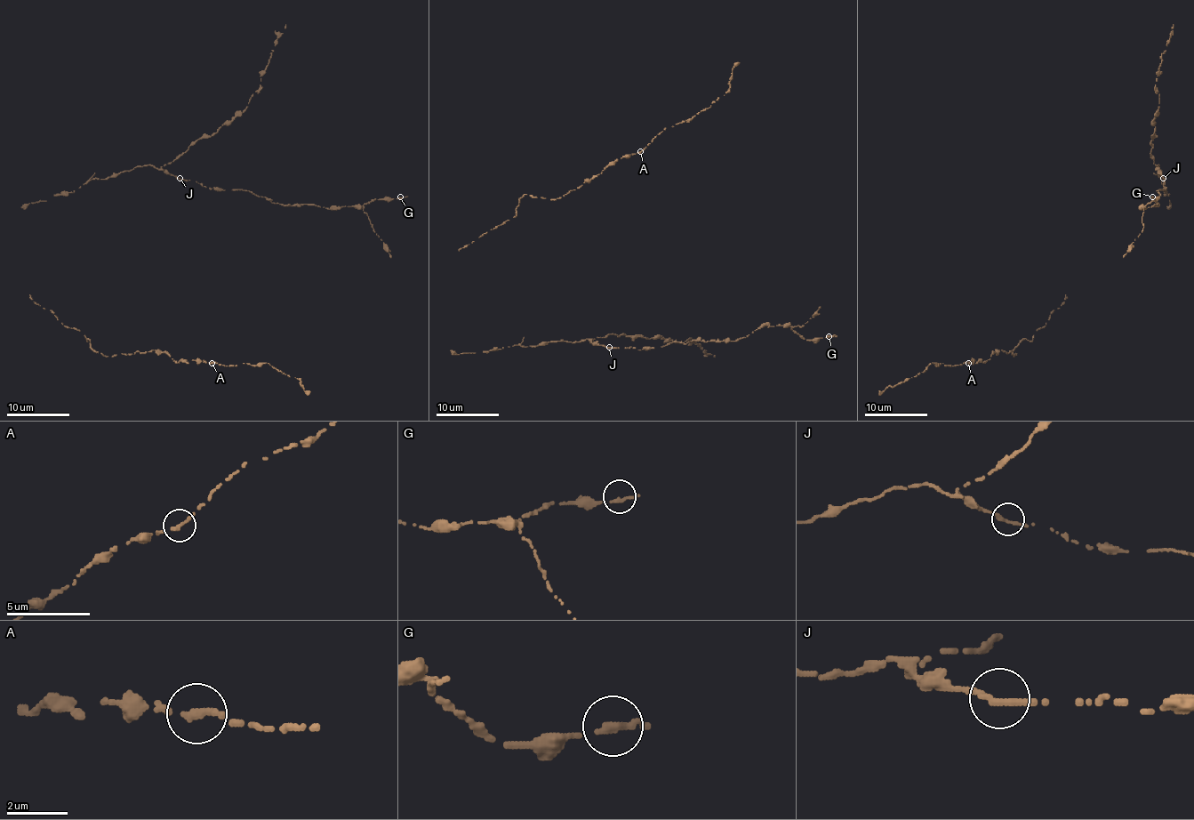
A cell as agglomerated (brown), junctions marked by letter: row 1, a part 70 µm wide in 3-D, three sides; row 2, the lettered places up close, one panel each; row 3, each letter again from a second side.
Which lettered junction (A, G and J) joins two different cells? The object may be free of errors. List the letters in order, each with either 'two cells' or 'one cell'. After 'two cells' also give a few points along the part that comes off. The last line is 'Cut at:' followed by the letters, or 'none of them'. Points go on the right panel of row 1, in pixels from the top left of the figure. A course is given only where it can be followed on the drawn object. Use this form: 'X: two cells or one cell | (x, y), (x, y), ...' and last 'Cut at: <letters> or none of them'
A: one cell
G: one cell
J: one cell
Cut at: none of them

